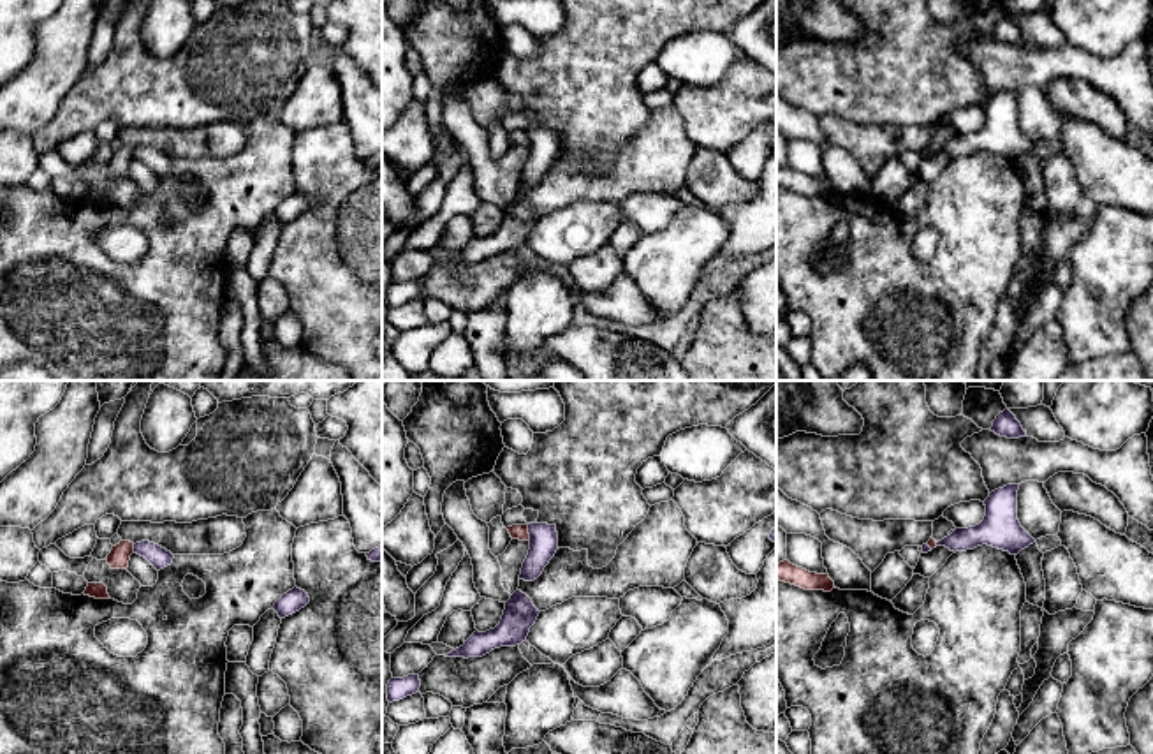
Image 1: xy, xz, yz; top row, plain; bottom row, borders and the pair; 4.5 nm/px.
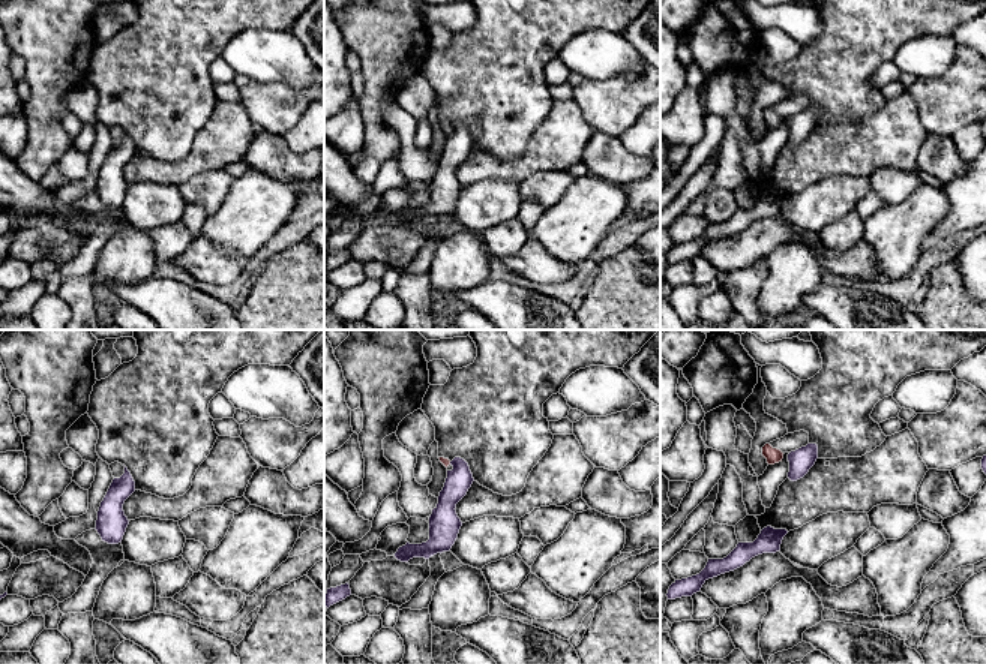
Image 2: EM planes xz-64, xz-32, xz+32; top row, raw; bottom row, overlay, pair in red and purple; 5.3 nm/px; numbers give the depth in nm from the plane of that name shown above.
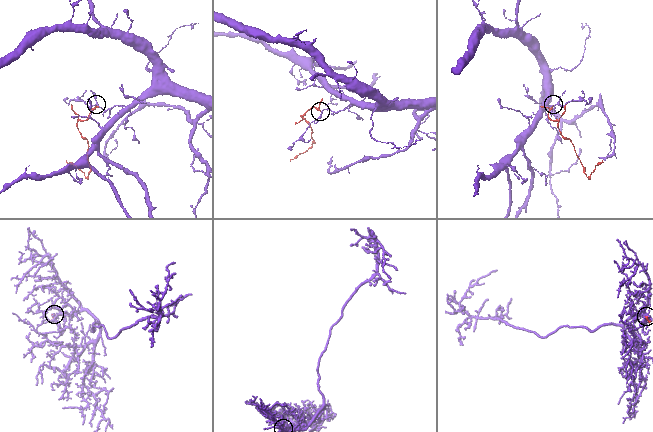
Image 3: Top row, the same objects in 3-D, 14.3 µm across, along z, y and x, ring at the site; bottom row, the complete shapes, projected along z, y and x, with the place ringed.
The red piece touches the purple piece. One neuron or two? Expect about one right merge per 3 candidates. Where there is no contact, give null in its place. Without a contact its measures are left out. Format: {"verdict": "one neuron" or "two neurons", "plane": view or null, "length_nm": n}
{"verdict": "two neurons", "plane": "xz", "length_nm": 70}

